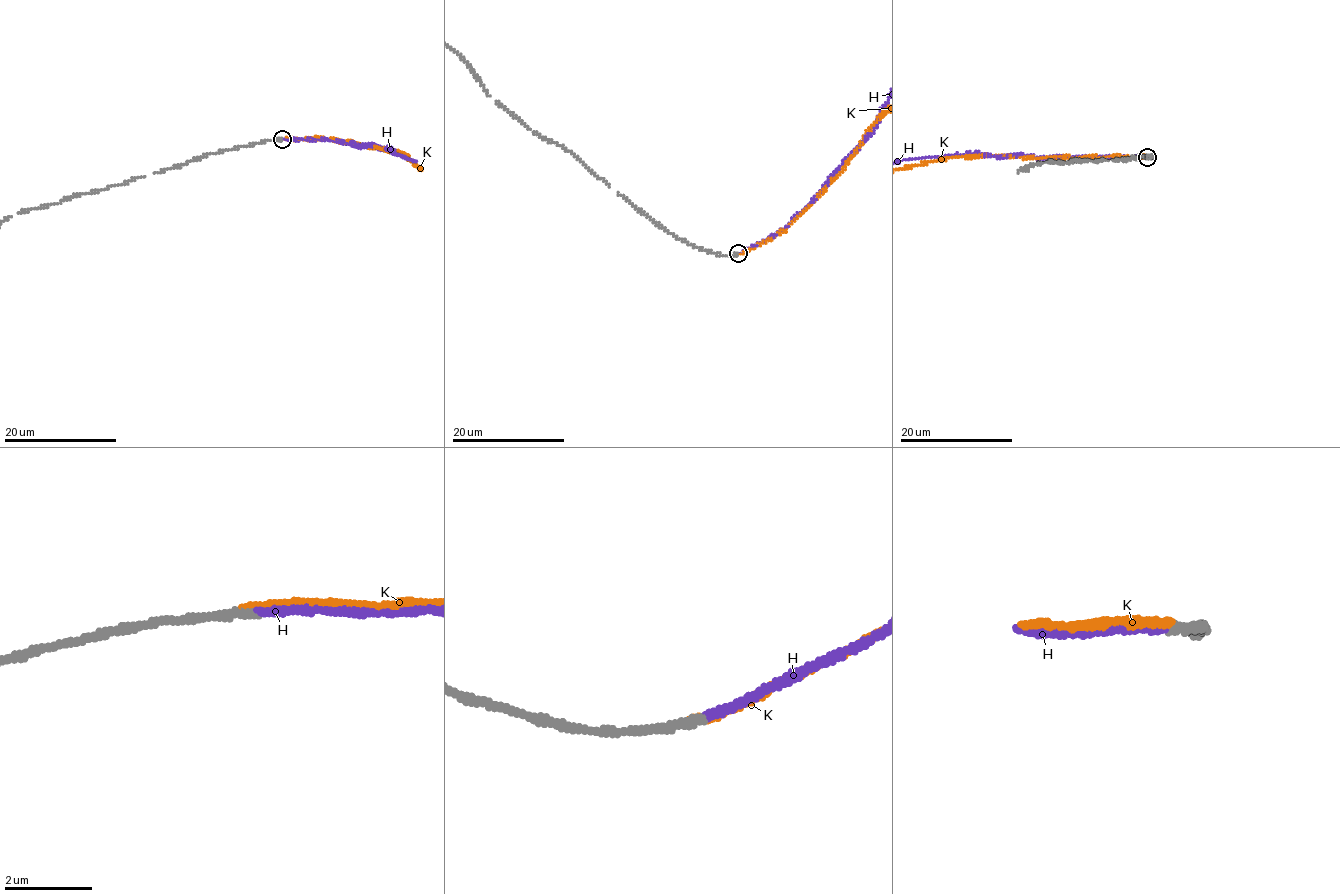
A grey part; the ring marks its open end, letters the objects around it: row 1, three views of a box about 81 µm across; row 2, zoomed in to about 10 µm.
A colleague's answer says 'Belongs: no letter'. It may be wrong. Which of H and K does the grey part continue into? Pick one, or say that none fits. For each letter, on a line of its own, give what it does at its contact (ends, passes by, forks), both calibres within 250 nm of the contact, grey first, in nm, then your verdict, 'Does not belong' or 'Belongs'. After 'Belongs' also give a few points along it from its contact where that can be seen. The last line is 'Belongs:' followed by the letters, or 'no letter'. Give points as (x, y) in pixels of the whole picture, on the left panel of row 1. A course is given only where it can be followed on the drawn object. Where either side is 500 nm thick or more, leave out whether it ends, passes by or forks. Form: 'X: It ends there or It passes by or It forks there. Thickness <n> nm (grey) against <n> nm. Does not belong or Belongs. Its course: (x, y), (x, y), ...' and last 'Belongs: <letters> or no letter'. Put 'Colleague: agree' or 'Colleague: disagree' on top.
Colleague: disagree
H: It ends there. Thickness 180 nm (grey) against 180 nm. Belongs
K: It ends there. Thickness 200 nm (grey) against 180 nm. Does not belong
Belongs: H

